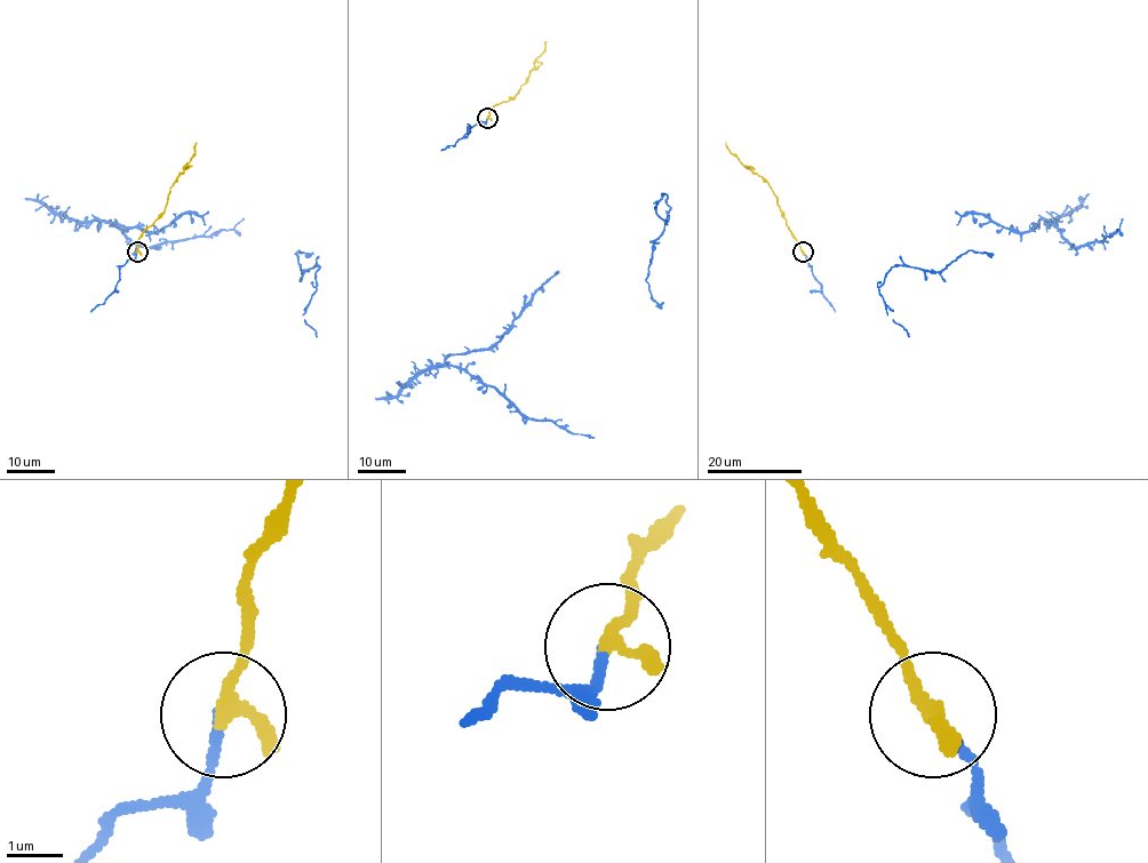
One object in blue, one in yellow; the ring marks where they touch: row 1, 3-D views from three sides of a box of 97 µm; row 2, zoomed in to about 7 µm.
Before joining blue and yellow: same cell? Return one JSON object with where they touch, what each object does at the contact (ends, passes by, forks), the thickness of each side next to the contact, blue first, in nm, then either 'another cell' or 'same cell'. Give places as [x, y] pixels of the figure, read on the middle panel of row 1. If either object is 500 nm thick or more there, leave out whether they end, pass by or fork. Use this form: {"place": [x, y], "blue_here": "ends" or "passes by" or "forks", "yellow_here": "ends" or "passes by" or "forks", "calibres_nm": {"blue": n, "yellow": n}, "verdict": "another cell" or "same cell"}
{"place": [487, 118], "blue_here": "ends", "yellow_here": "passes by", "calibres_nm": {"blue": 160, "yellow": 220}, "verdict": "same cell"}

